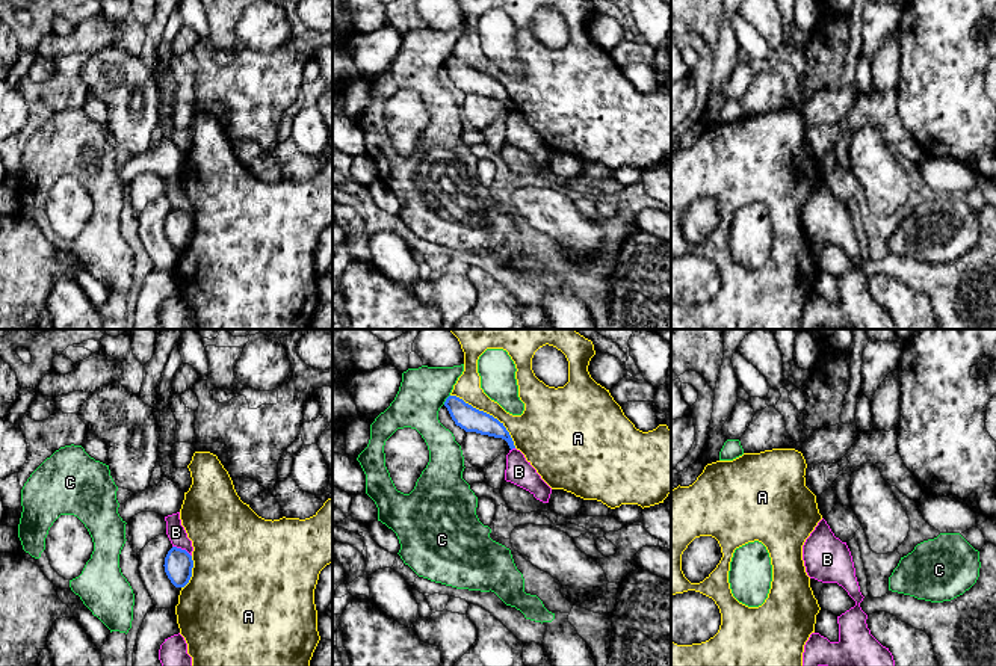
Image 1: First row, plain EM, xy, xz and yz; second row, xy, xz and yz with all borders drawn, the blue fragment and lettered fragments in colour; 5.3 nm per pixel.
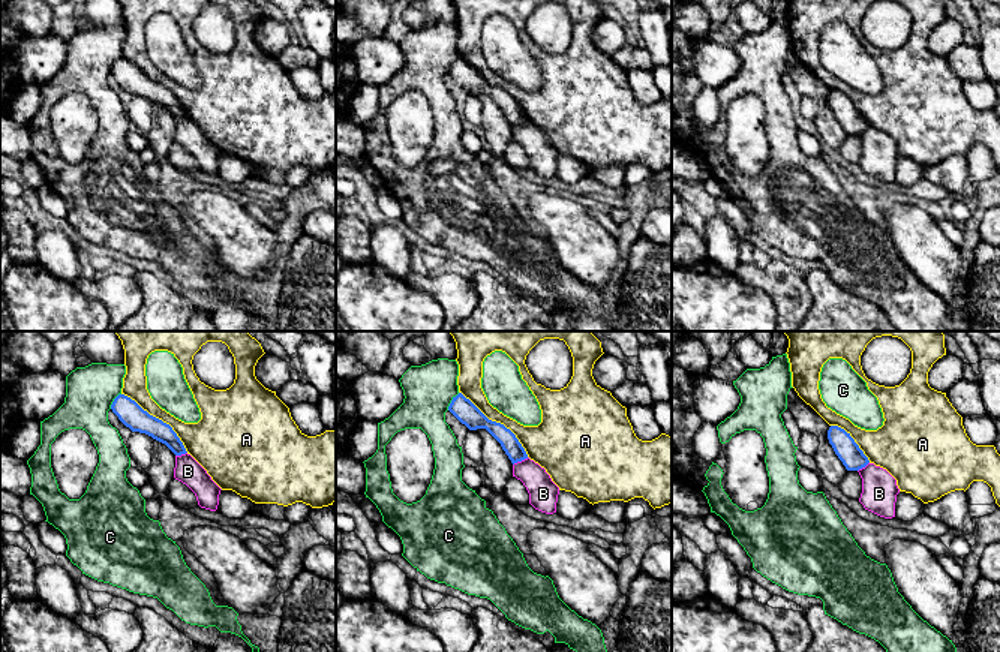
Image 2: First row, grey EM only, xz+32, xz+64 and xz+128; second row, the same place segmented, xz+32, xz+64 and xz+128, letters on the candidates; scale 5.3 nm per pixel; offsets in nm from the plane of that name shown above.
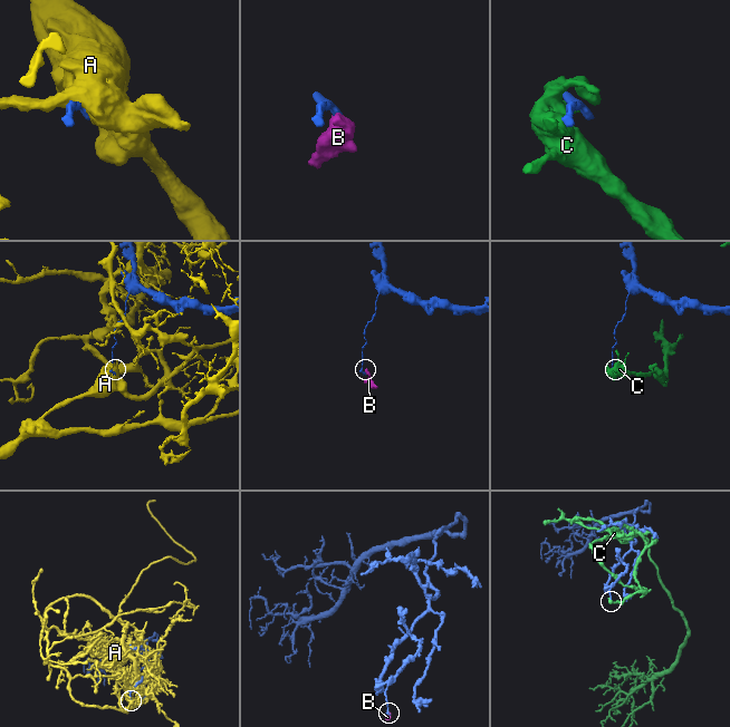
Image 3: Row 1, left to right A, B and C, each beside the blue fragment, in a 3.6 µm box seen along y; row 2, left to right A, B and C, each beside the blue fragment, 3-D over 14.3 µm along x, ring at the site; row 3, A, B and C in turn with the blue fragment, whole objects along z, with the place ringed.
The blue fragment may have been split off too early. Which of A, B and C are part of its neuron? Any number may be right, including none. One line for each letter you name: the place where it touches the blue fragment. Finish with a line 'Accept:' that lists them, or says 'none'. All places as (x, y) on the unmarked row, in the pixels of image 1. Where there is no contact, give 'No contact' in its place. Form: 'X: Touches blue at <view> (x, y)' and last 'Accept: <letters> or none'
Accept: none

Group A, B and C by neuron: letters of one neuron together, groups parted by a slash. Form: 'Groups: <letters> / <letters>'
Groups: A / B / C

